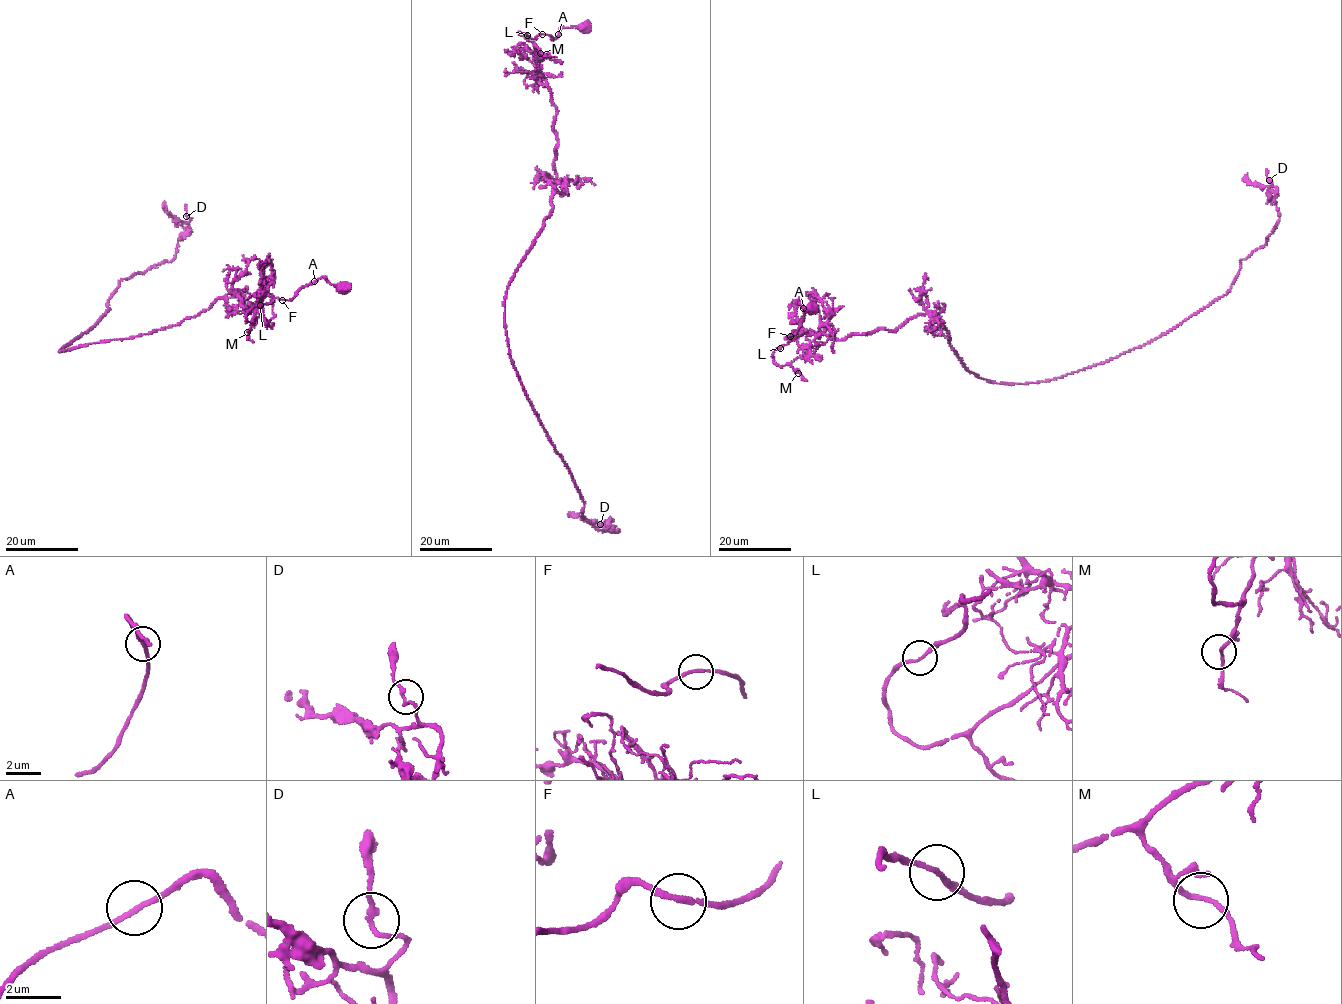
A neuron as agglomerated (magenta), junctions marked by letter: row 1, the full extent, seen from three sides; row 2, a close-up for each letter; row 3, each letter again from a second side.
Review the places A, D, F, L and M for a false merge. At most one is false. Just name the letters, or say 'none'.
none

